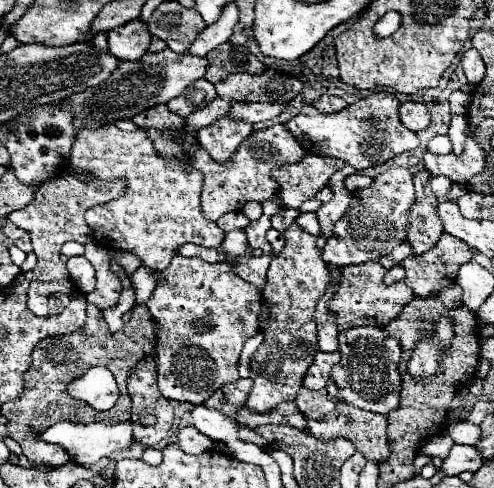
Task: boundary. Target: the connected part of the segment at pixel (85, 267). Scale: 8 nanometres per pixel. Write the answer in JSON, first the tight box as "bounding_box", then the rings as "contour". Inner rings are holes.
{"bounding_box":[68,256,96,294],"contour":[[[74,256],[68,260],[68,272],[70,272],[70,280],[74,282],[74,286],[88,294],[94,290],[94,284],[96,284],[96,278],[94,278],[94,268],[92,264],[84,258],[84,256]]]}

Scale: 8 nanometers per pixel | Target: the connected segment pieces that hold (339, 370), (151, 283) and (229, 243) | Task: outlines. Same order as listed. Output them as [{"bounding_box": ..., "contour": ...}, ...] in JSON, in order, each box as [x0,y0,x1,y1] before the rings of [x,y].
[{"bounding_box":[330,326,402,414],"contour":[[[374,326],[348,328],[338,336],[338,352],[342,358],[332,368],[330,378],[338,386],[340,400],[374,414],[390,414],[398,408],[402,390],[402,376],[398,370],[398,362],[402,358],[400,340]]]},{"bounding_box":[132,266,158,304],"contour":[[[140,266],[134,274],[132,274],[132,284],[136,286],[136,302],[142,304],[148,300],[148,296],[152,296],[156,282],[158,282],[158,274],[154,274],[154,270],[150,270],[148,266]]]},{"bounding_box":[222,230,248,256],"contour":[[[244,230],[228,232],[224,242],[222,242],[222,250],[226,250],[230,256],[242,256],[246,246],[248,246],[248,242],[246,242],[246,232]]]}]

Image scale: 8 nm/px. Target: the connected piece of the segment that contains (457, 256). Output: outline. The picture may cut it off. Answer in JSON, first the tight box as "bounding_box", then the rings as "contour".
{"bounding_box":[402,232,472,298],"contour":[[[442,232],[440,240],[436,242],[434,248],[430,248],[428,252],[420,254],[420,256],[408,256],[406,260],[402,260],[402,266],[406,268],[406,284],[412,288],[414,296],[420,298],[428,298],[428,296],[438,296],[438,292],[442,292],[444,288],[452,286],[456,282],[458,276],[458,268],[466,262],[470,262],[472,258],[472,248],[468,244],[464,244],[462,240],[456,240],[456,236]]]}

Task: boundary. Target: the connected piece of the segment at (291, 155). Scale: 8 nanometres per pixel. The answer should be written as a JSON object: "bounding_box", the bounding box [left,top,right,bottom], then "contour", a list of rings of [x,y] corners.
{"bounding_box":[192,124,306,220],"contour":[[[272,124],[270,128],[254,130],[240,144],[240,148],[222,164],[218,164],[204,148],[198,148],[192,158],[192,166],[196,166],[196,170],[204,174],[204,190],[202,190],[204,216],[208,216],[208,220],[218,220],[228,212],[240,212],[248,200],[266,202],[276,194],[276,180],[272,180],[270,176],[272,168],[292,164],[300,160],[300,156],[304,154],[306,154],[304,148],[300,148],[296,138],[282,124]]]}

